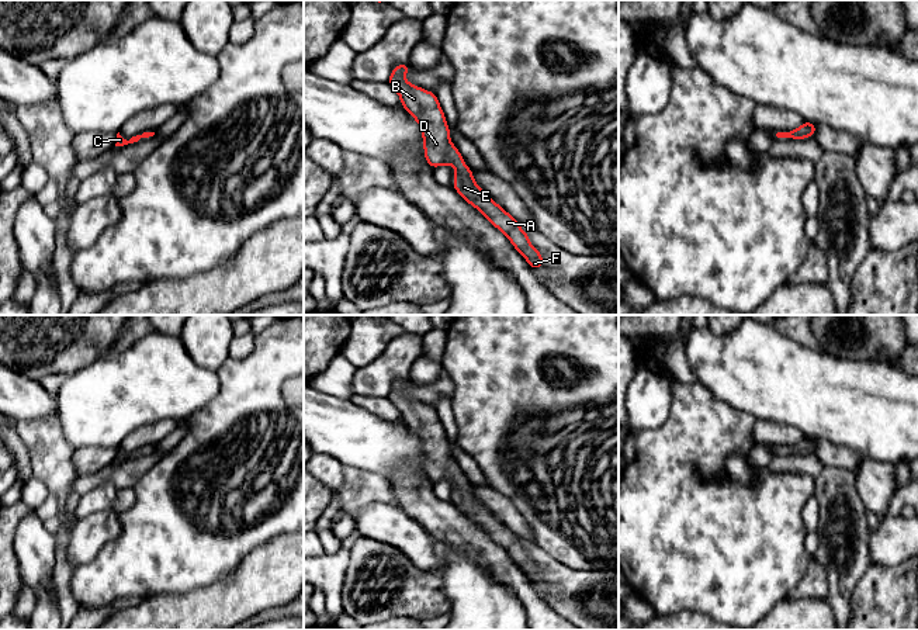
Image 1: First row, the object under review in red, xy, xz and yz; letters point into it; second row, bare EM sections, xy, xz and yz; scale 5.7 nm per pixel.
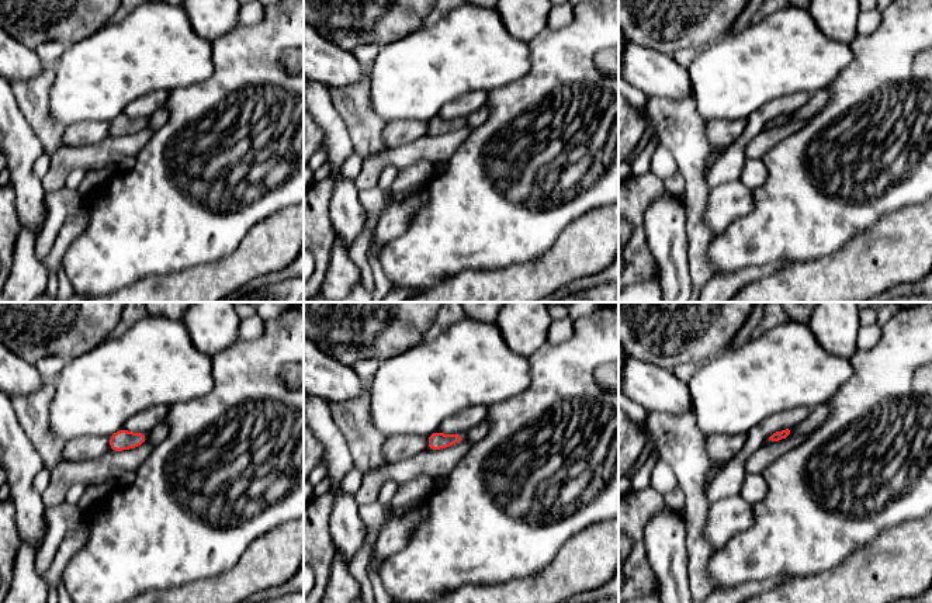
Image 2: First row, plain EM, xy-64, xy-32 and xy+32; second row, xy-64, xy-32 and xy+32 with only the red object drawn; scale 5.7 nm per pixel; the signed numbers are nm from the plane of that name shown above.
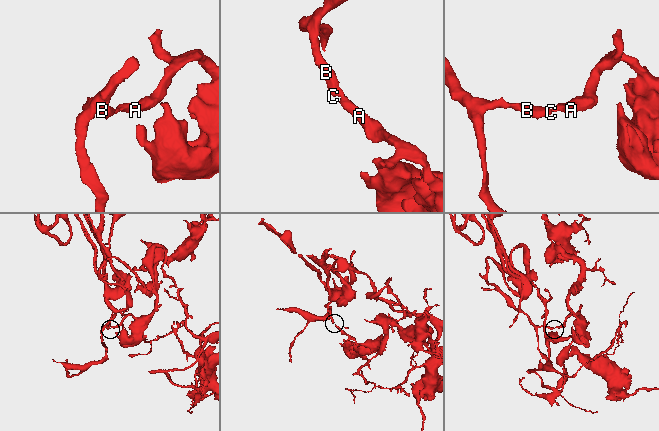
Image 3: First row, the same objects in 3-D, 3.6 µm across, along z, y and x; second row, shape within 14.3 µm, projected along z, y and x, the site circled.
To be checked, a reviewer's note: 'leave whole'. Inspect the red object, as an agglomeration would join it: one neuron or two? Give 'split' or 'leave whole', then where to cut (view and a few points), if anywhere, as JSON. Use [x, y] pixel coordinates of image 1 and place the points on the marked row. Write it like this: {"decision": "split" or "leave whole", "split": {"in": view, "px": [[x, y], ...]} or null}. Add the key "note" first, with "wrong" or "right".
{"note": "right", "decision": "leave whole", "split": null}

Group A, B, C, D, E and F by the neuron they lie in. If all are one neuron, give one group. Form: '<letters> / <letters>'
A B C D E F

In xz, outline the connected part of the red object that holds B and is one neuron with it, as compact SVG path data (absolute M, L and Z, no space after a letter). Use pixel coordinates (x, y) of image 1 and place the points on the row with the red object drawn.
M398 63L392 69L388 83L399 94L402 100L401 105L420 125L425 159L429 166L432 169L441 165L455 166L457 173L451 186L458 194L508 236L515 249L529 262L533 270L543 267L543 255L533 248L529 235L519 226L519 222L474 181L472 170L465 166L461 153L450 142L450 128L436 94L403 80L403 75L410 70L409 63Z

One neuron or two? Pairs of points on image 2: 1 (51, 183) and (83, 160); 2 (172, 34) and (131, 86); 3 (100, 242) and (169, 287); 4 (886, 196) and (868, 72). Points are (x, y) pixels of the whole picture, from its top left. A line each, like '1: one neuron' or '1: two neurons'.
1: one neuron
2: one neuron
3: two neurons
4: one neuron

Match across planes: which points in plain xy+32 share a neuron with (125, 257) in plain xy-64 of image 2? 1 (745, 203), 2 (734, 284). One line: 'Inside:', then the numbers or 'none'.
Inside: none

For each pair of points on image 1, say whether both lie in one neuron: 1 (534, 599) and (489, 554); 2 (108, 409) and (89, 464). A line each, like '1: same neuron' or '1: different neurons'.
1: same neuron
2: different neurons

